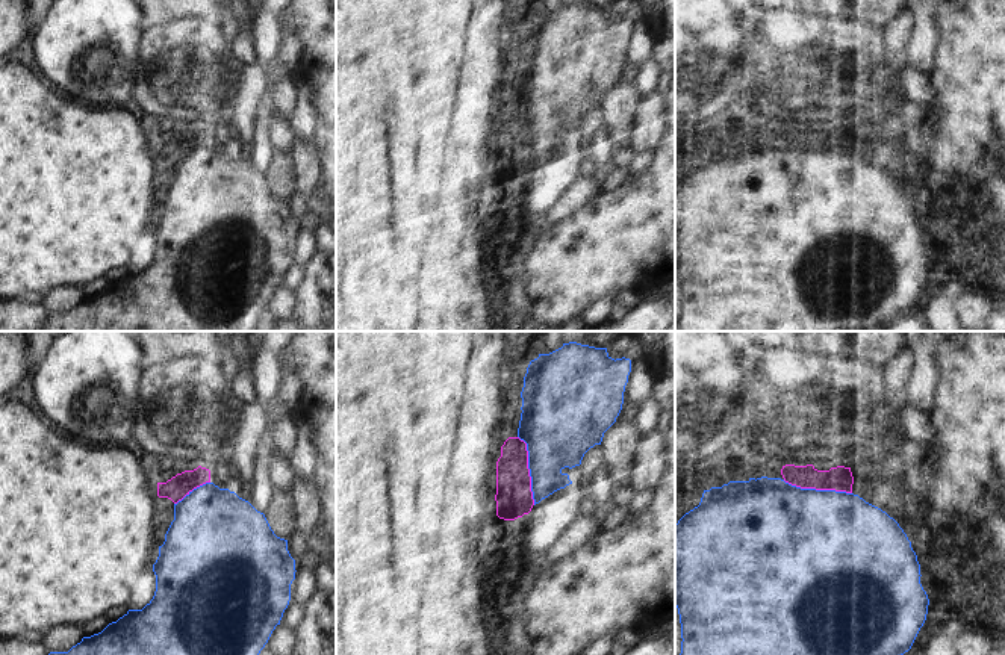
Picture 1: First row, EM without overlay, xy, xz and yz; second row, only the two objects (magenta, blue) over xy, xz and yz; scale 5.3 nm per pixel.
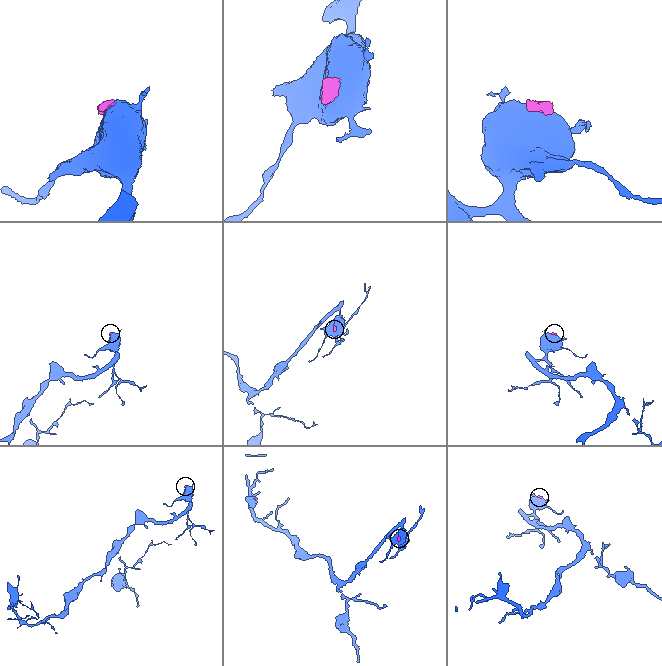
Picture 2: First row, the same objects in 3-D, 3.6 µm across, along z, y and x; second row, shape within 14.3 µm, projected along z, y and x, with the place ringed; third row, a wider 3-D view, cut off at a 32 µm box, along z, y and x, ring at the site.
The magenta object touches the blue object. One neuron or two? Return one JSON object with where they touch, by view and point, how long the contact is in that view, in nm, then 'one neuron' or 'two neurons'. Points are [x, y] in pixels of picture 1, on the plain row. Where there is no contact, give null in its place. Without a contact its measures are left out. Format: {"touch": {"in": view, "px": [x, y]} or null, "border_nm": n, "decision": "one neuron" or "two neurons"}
{"touch": {"in": "xz", "px": [528, 132]}, "border_nm": 380, "decision": "one neuron"}

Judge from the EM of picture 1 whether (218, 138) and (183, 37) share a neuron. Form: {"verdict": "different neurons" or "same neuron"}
{"verdict": "same neuron"}

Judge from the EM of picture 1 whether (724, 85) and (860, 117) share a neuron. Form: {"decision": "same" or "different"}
{"decision": "different"}

